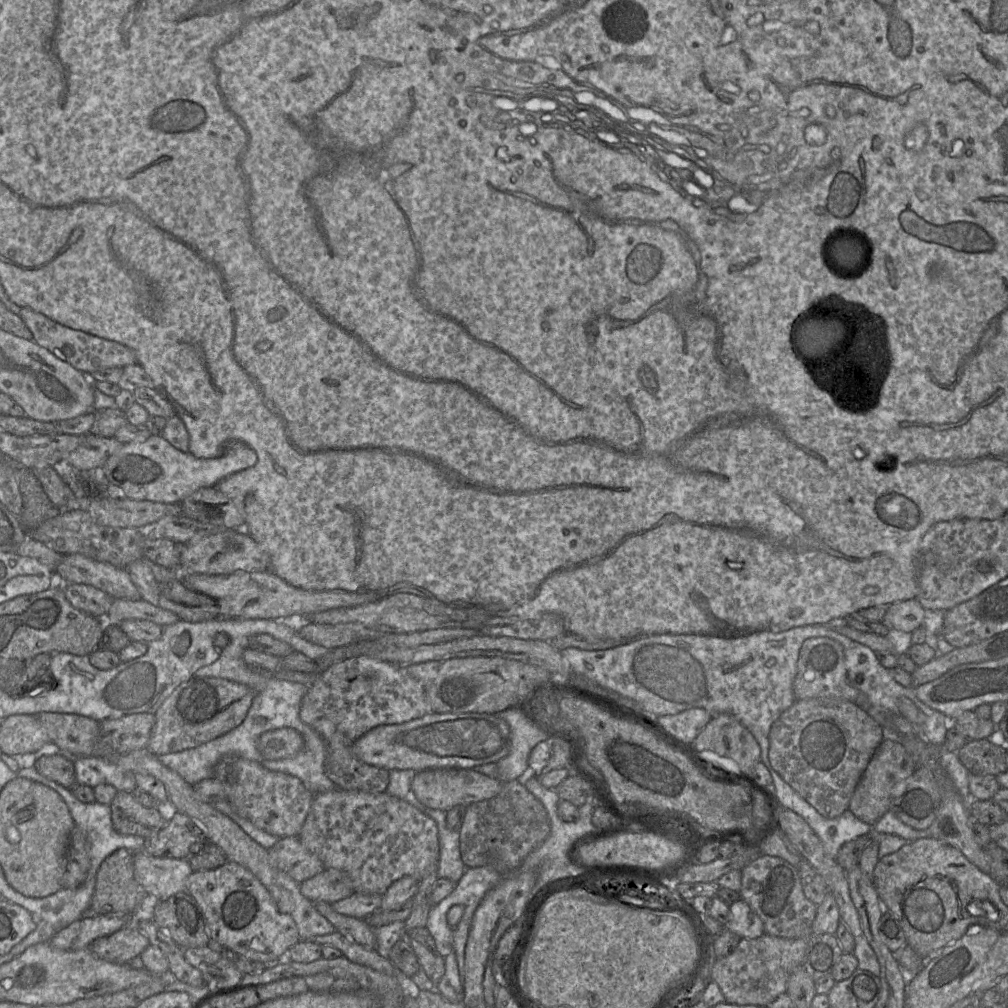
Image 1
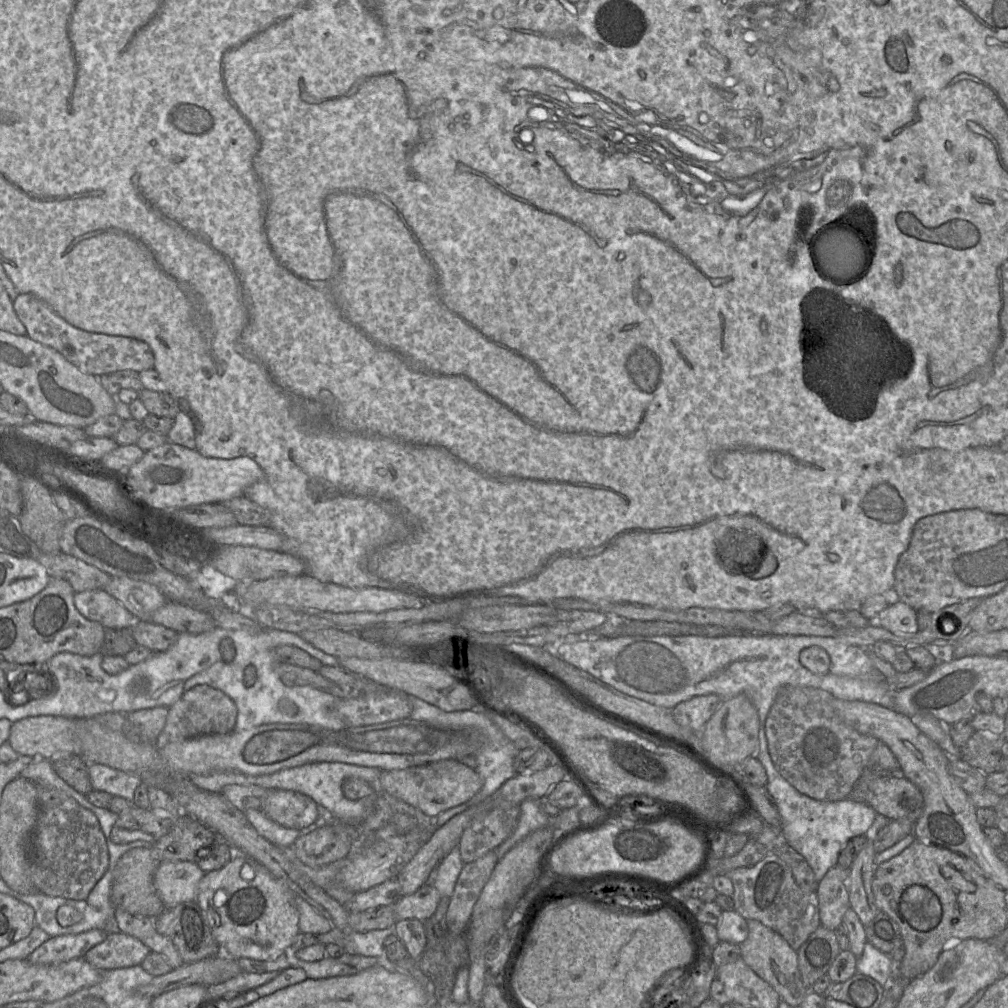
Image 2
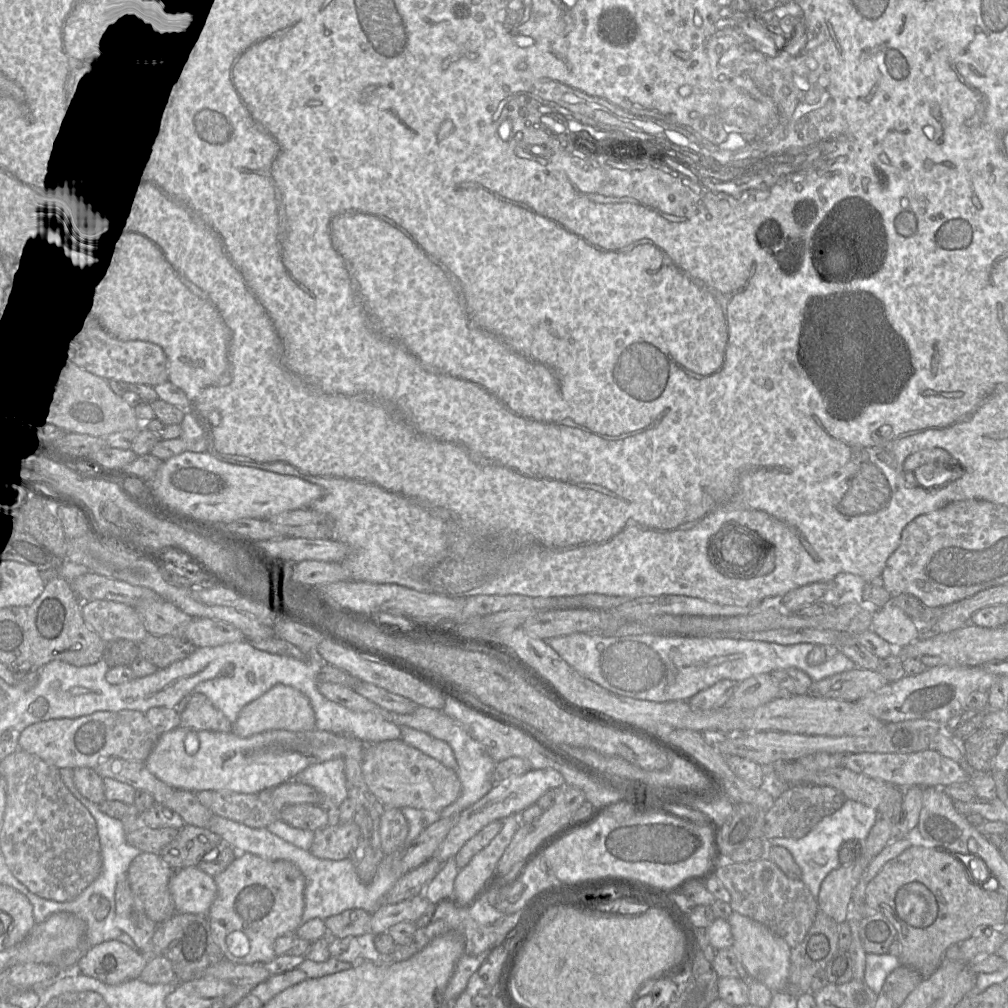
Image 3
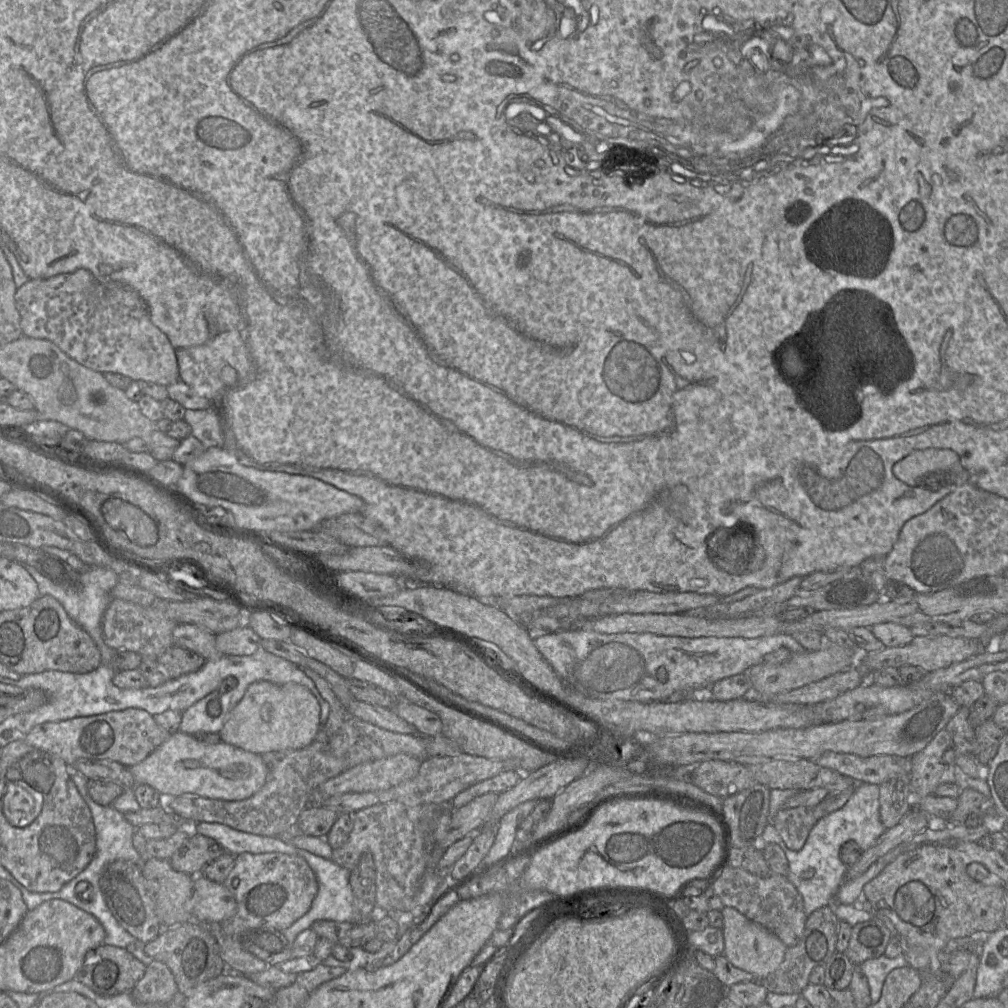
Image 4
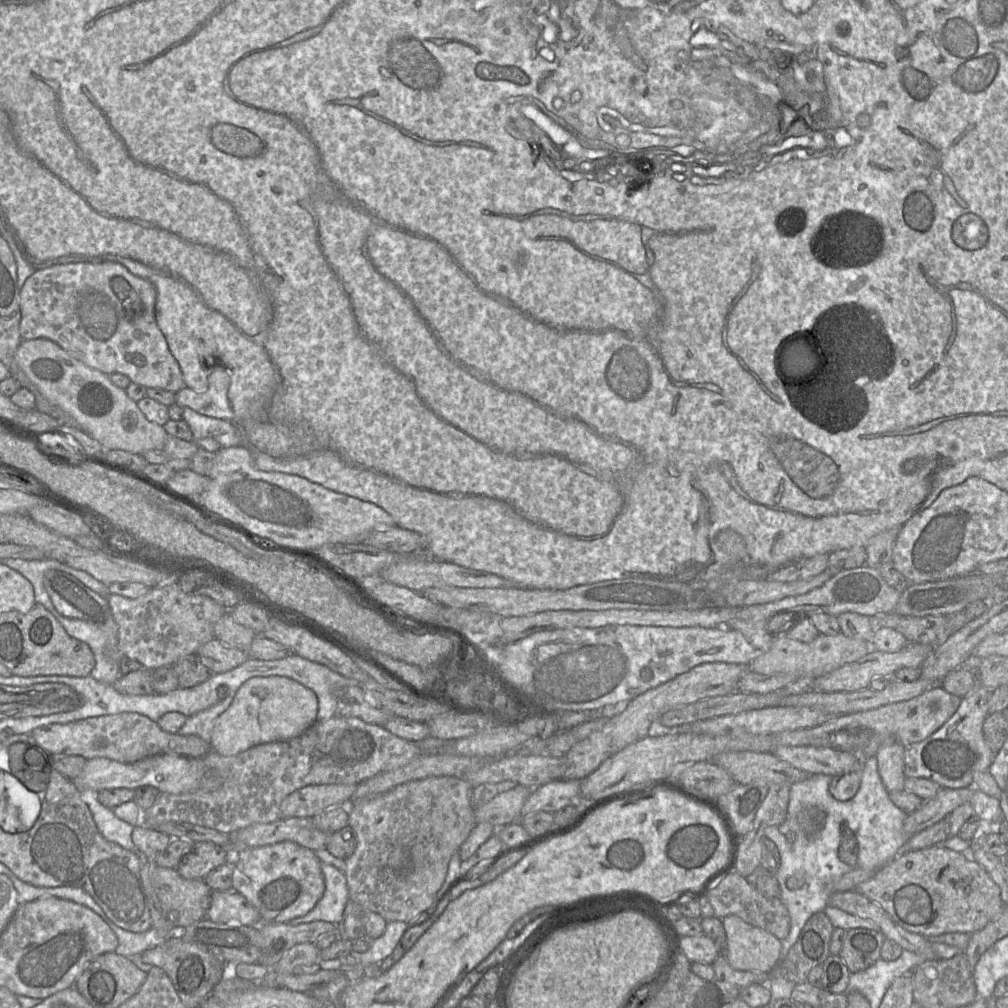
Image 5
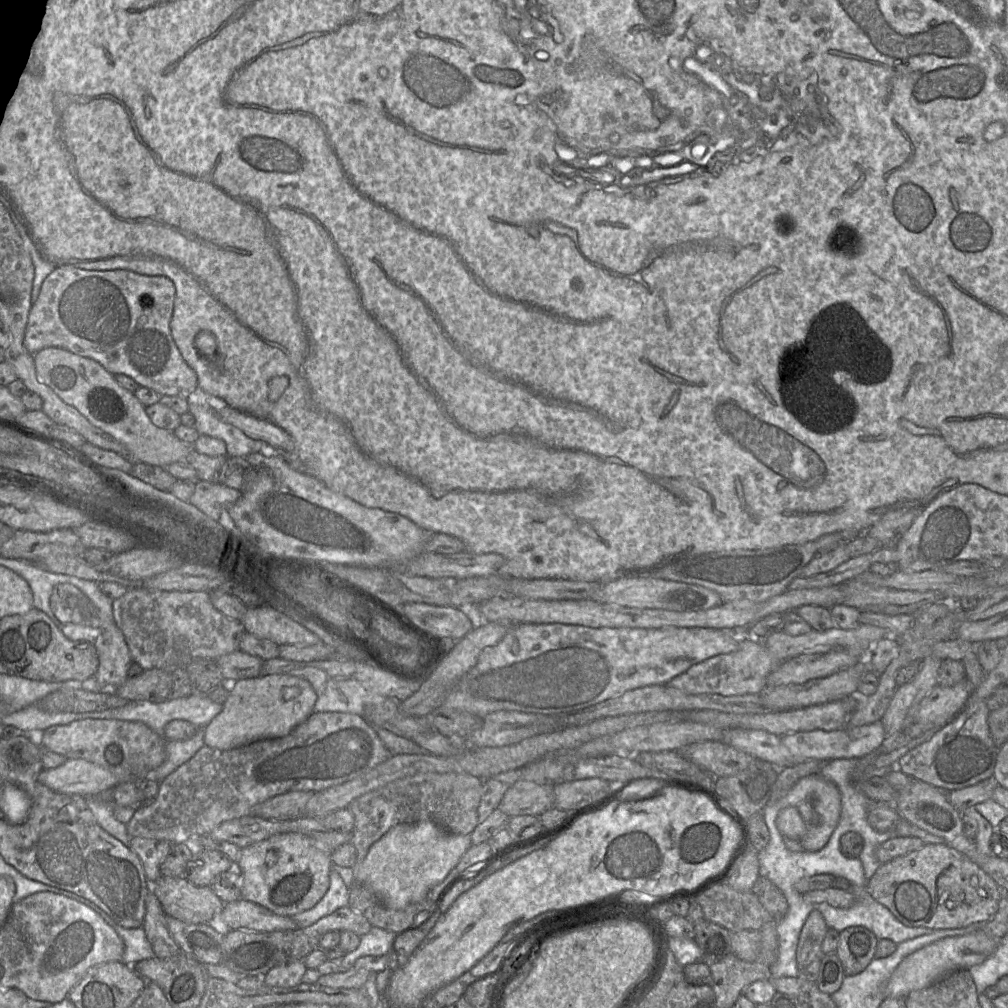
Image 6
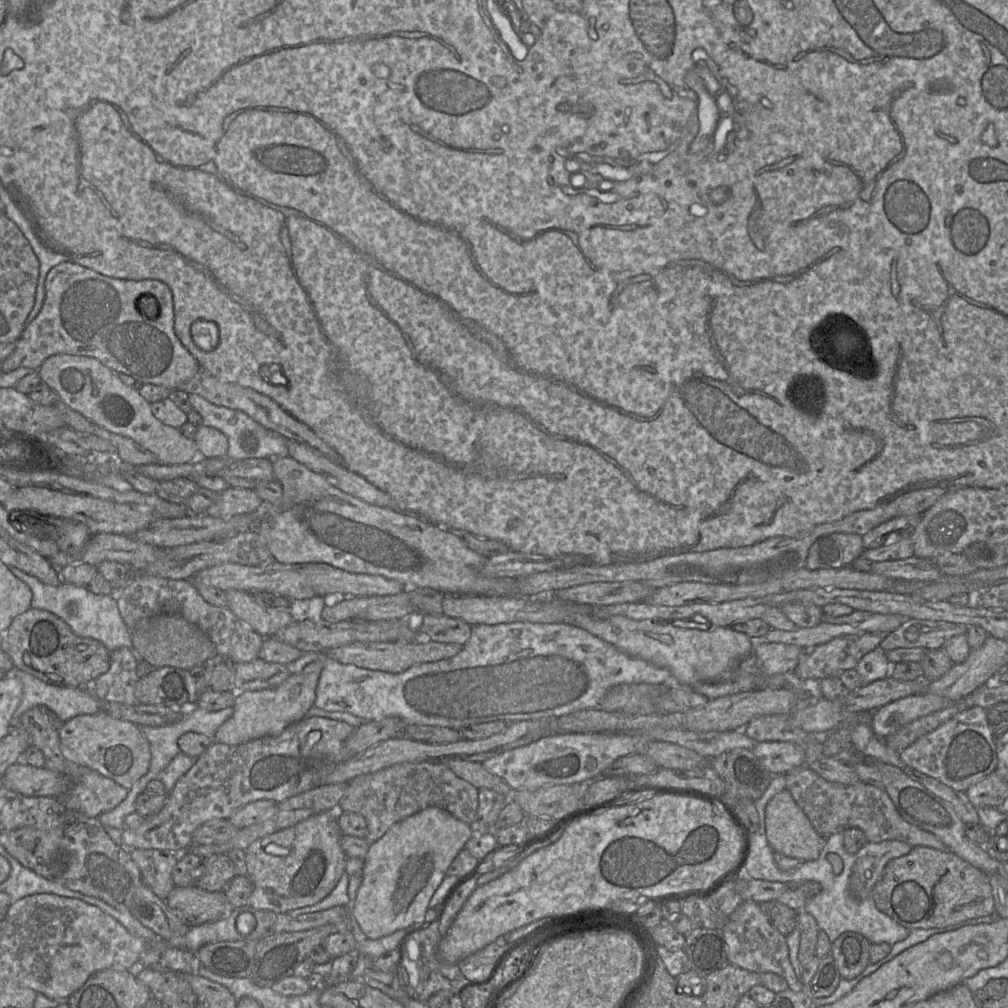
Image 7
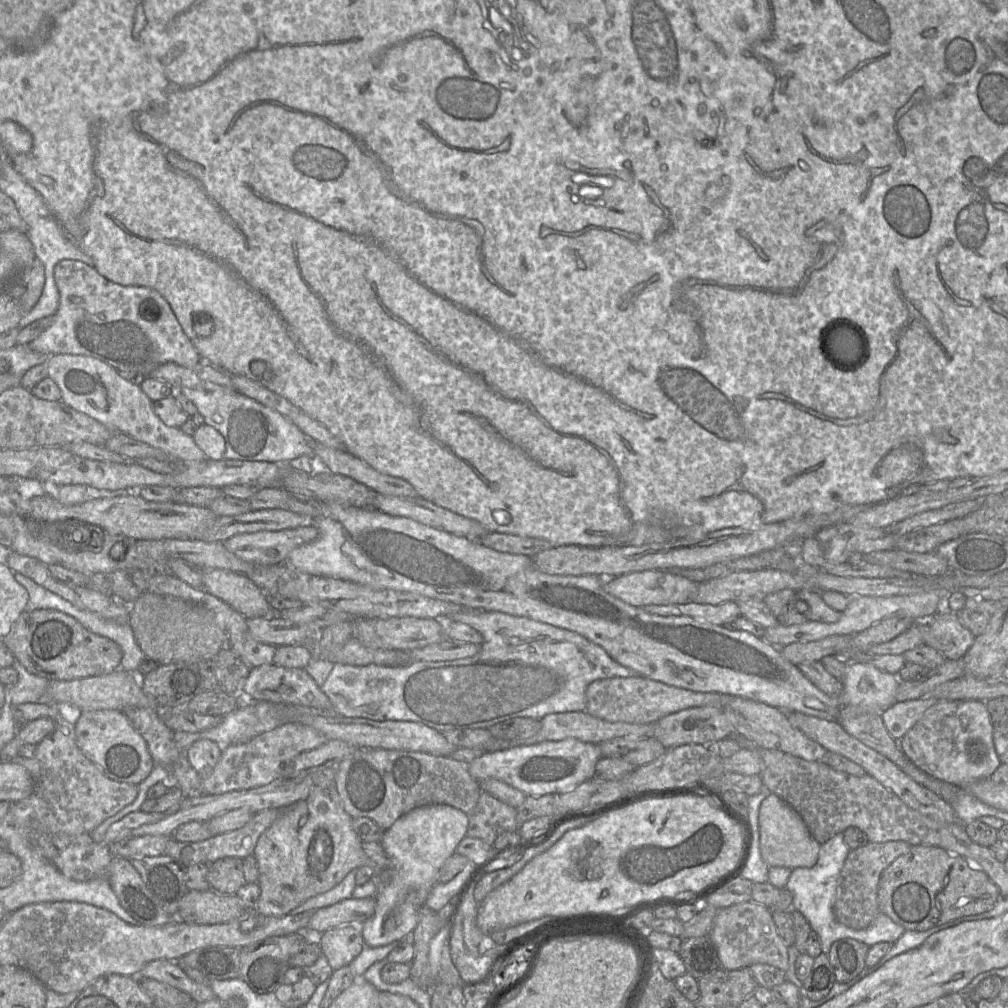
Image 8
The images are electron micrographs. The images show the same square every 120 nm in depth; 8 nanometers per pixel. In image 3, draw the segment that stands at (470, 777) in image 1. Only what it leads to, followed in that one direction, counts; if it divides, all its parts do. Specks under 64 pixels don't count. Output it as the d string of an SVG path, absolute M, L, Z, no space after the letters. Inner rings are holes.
M401 739L367 744L361 770L370 791L389 808L412 807L440 812L455 802L461 793L461 782L455 770L407 745Z

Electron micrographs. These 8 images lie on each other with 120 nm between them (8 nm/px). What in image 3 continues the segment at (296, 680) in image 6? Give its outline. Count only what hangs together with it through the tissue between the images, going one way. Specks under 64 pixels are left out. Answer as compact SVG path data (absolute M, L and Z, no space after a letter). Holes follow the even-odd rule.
M277 684L240 711L238 718L232 724L231 732L246 738L269 730L306 731L314 729L316 729L315 713L309 699L292 687Z

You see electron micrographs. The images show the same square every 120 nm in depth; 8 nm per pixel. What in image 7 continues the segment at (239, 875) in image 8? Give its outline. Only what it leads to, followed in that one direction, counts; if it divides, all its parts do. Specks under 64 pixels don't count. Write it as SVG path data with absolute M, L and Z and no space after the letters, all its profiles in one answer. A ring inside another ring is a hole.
M213 854L202 859L202 868L194 885L206 891L223 891L237 875L232 861L226 854Z

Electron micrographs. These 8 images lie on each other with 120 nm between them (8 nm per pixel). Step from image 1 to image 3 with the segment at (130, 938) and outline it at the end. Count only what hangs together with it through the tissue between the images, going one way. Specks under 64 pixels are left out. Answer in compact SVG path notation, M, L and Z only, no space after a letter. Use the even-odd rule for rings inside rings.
M119 939L90 948L78 961L76 971L108 985L119 985L140 977L147 959Z

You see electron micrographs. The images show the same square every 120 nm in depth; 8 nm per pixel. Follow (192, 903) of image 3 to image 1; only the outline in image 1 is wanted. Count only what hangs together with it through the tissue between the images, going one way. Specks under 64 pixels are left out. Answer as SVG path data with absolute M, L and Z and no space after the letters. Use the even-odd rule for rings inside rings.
M143 850L134 854L134 876L147 895L168 898L185 890L186 880L193 872L187 859L159 858Z

